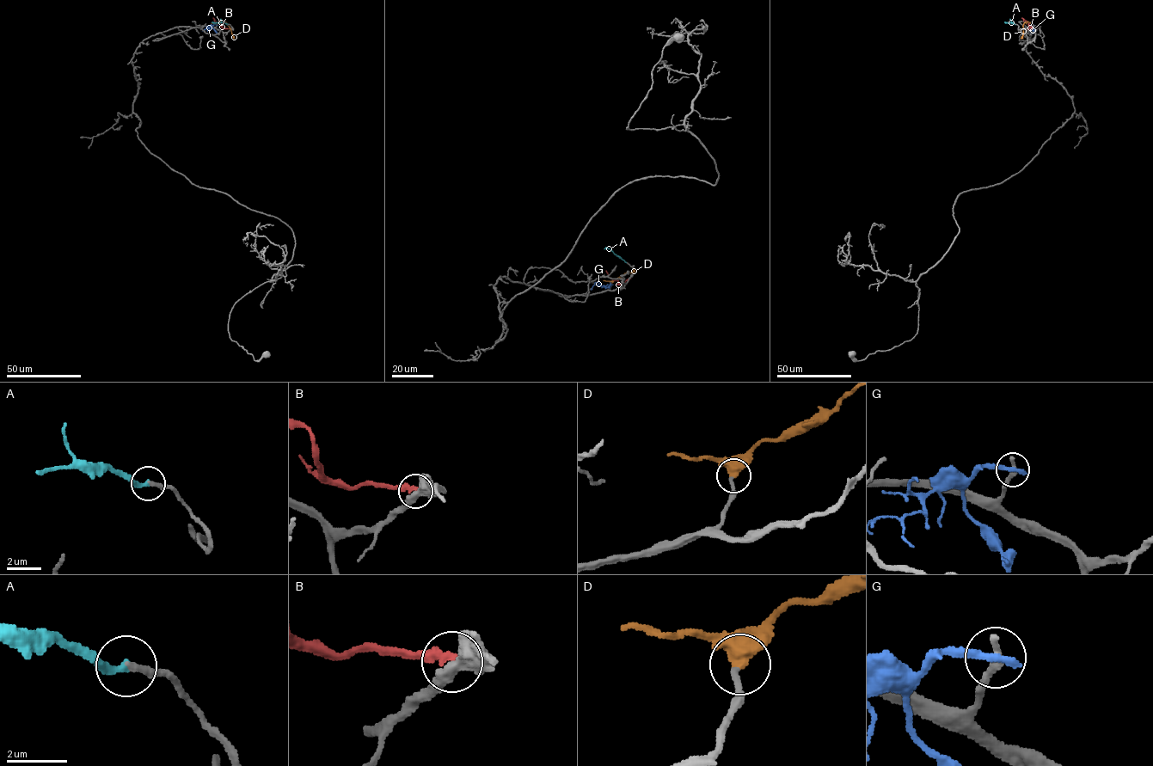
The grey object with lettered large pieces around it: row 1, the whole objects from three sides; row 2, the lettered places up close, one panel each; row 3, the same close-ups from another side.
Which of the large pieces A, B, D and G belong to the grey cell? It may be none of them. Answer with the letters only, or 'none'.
A, D

